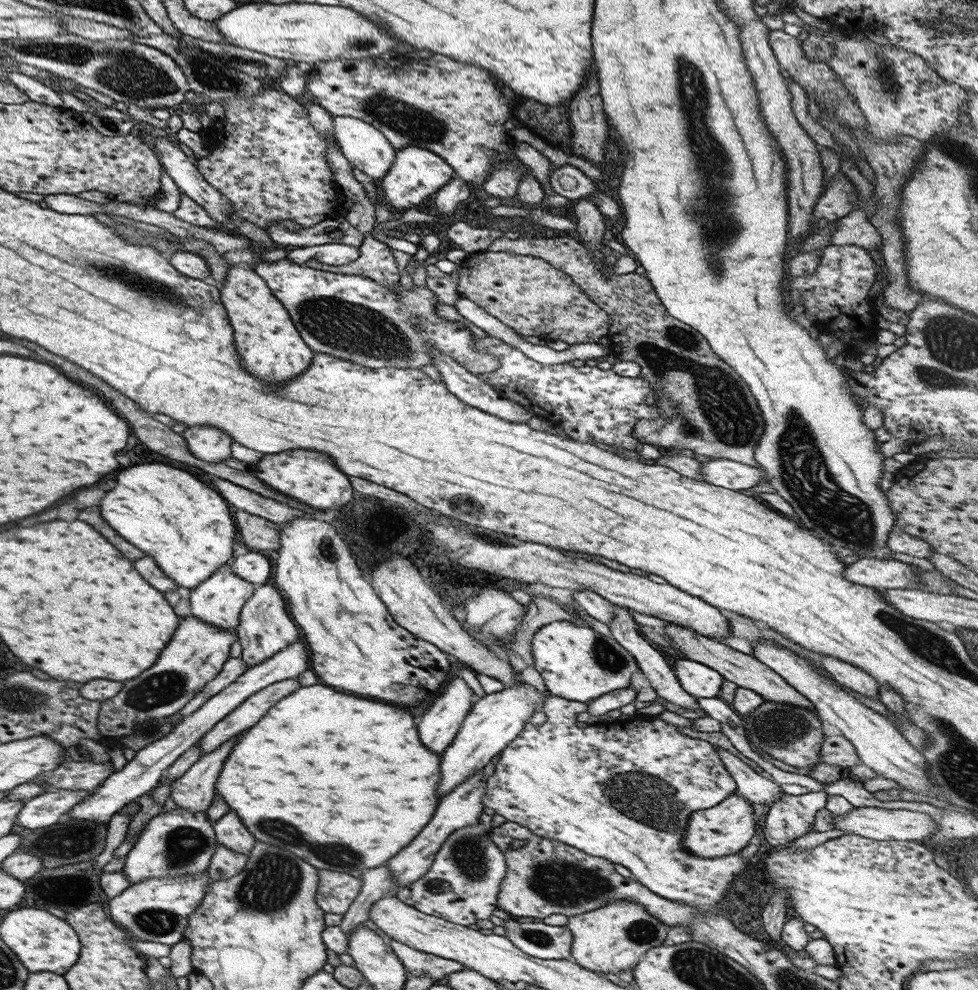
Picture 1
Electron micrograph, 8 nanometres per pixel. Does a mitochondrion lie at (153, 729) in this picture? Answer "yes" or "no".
yes

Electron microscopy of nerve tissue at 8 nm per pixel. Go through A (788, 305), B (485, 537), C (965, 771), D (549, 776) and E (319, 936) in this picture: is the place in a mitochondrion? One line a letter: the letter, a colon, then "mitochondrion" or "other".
A: other
B: mitochondrion
C: mitochondrion
D: other
E: other

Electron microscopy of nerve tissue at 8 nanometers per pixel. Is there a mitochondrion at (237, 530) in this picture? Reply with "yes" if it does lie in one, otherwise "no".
no

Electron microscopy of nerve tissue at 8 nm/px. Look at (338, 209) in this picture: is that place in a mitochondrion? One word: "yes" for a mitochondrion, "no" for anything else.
no

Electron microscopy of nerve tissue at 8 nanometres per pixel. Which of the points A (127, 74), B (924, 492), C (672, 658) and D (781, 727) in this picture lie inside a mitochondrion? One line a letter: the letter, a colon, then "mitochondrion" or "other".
A: mitochondrion
B: other
C: other
D: mitochondrion

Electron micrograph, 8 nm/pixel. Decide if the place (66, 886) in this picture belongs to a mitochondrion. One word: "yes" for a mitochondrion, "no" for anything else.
no

